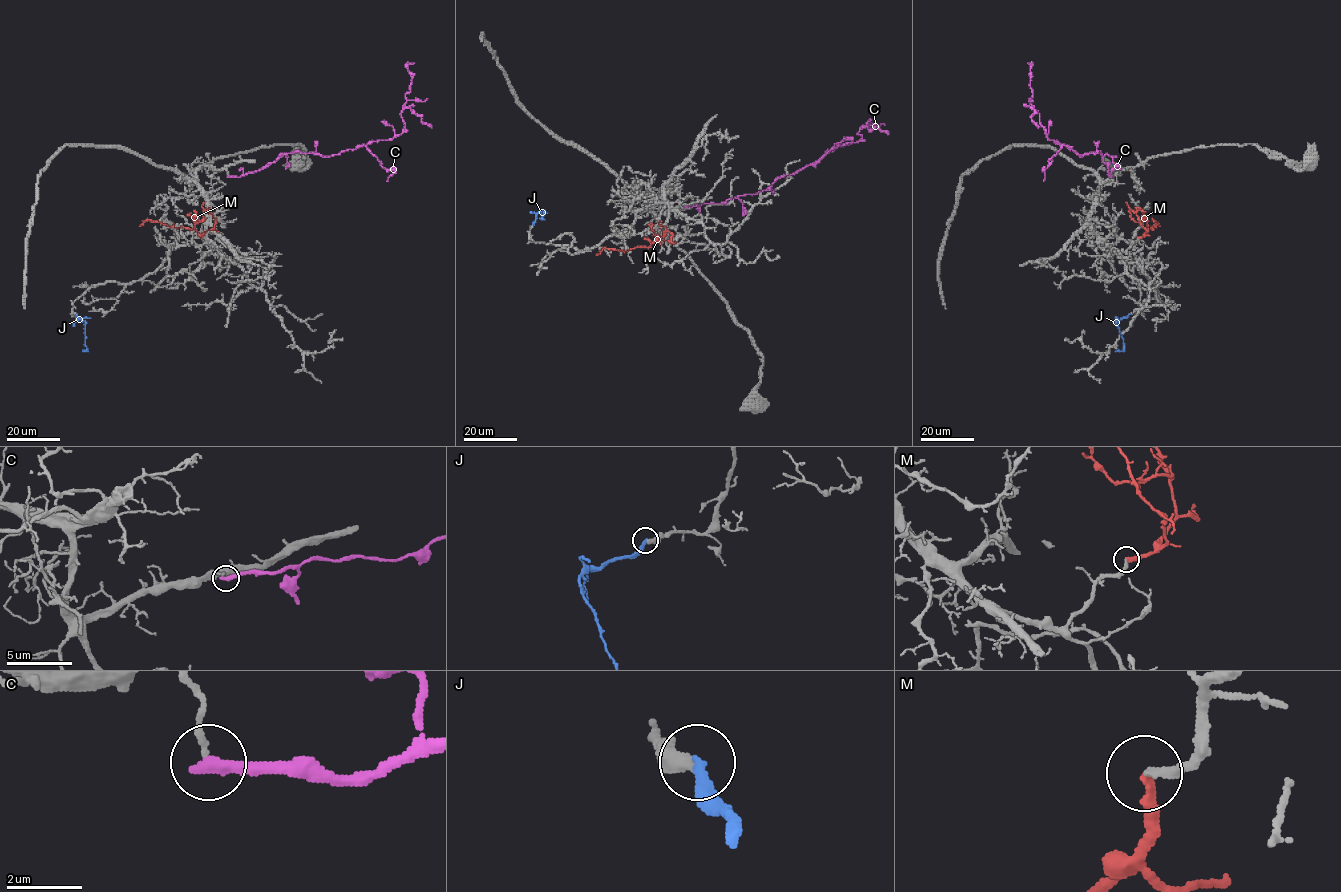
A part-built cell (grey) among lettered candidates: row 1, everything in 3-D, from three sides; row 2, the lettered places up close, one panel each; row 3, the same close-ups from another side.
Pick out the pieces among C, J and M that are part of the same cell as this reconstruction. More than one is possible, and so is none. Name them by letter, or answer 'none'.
J, M

